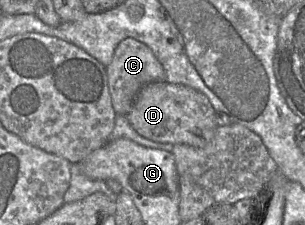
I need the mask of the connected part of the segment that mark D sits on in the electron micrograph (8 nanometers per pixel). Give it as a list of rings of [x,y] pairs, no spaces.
[[[156,81],[140,89],[126,116],[134,130],[147,139],[202,148],[214,137],[216,113],[203,93],[183,84]]]

